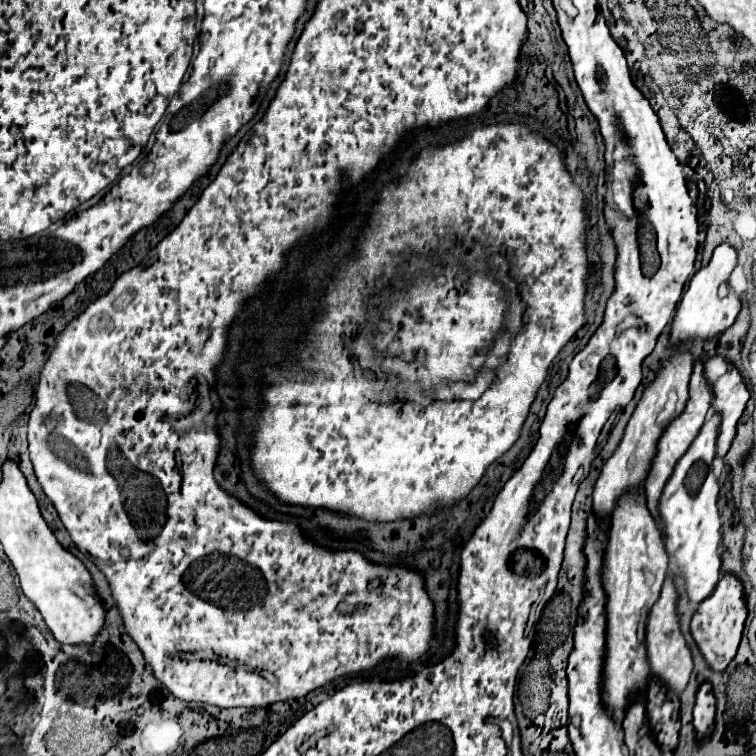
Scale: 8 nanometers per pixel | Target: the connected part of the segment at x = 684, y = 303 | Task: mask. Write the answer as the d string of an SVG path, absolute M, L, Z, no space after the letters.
M721 244L715 248L711 262L691 278L689 288L683 294L675 320L673 320L673 328L671 328L671 336L669 336L671 348L677 348L677 346L693 342L693 340L713 340L721 332L725 332L729 326L733 326L733 322L741 310L739 296L729 288L729 294L725 298L719 298L717 288L719 288L719 284L727 282L727 278L735 266L737 266L737 252L729 244Z

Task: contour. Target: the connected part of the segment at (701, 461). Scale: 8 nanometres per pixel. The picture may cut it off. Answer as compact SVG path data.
M713 414L701 428L697 440L689 446L689 452L675 464L671 478L667 480L661 500L659 500L659 518L657 524L663 534L665 552L675 556L677 568L685 578L689 604L701 604L717 586L721 558L717 554L719 546L719 512L717 512L717 494L719 484L711 474L711 462L715 458L715 438L719 430L719 416Z

